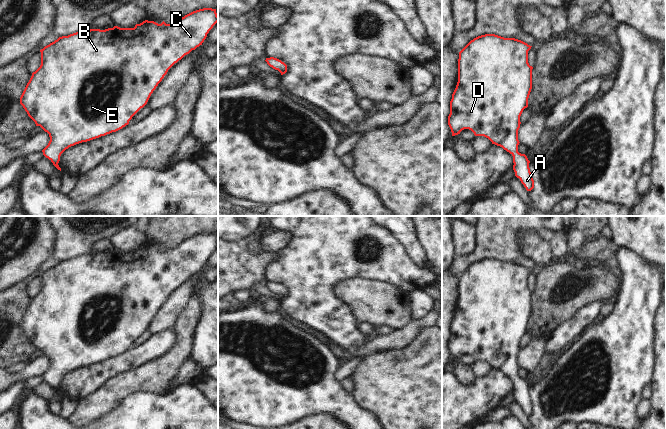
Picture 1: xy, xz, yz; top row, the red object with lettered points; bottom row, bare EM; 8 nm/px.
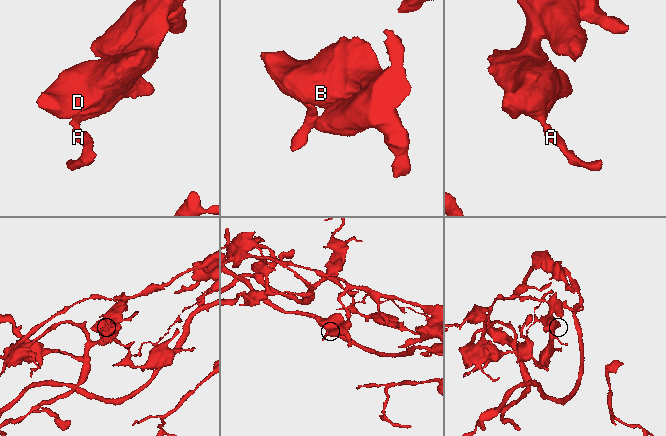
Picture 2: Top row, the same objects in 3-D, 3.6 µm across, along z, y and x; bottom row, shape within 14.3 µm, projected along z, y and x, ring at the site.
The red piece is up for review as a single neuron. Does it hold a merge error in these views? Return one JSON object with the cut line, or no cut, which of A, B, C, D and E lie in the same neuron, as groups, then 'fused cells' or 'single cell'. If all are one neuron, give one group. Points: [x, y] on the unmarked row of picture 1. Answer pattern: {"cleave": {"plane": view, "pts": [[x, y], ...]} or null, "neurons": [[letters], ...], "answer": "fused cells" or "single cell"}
{"cleave": null, "neurons": [["A", "B", "C", "D", "E"]], "answer": "single cell"}

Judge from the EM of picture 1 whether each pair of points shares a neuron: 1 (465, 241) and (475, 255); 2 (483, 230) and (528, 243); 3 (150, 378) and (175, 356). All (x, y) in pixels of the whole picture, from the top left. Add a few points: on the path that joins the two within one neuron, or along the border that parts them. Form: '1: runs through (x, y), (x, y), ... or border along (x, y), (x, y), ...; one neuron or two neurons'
1: border along (476, 228), (475, 247), (467, 253), (456, 256); two neurons
2: border along (537, 231), (522, 230), (519, 233), (521, 253); two neurons
3: runs through (156, 375), (169, 362); one neuron

